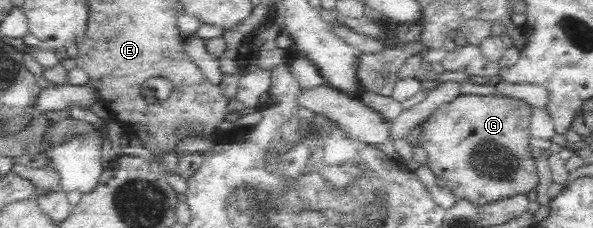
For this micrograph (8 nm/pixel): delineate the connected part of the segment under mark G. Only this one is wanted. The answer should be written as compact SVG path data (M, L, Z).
M462 94L439 107L420 125L420 134L415 139L426 151L426 165L436 177L445 180L454 196L479 207L516 194L527 194L536 188L539 180L535 158L529 151L531 106L514 97Z

